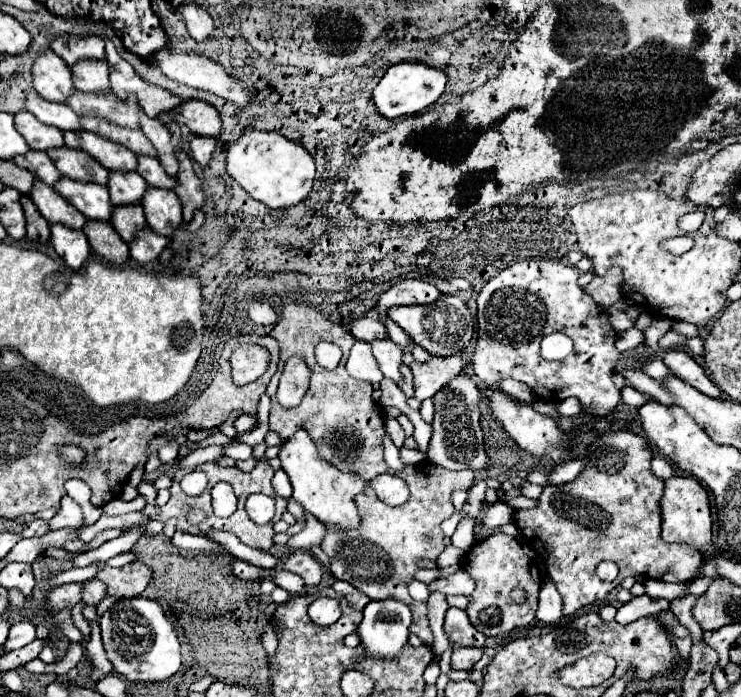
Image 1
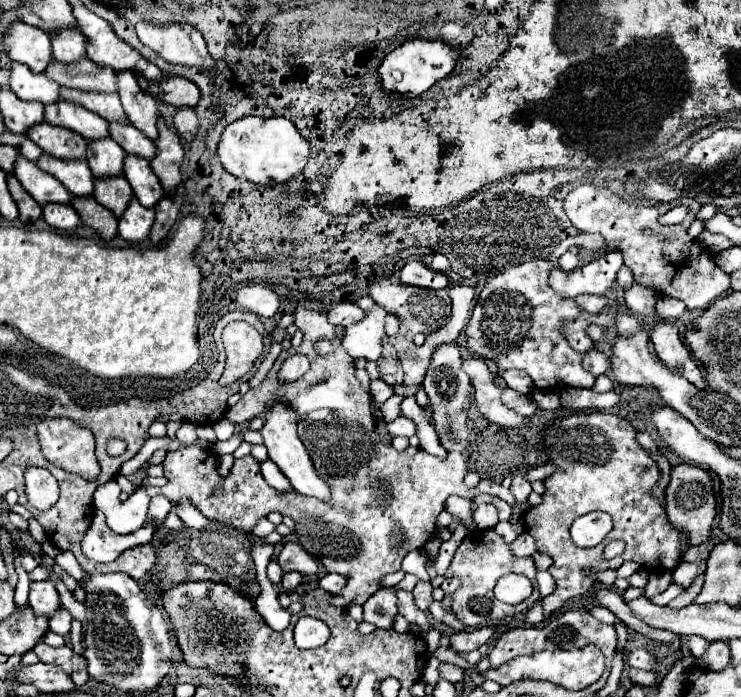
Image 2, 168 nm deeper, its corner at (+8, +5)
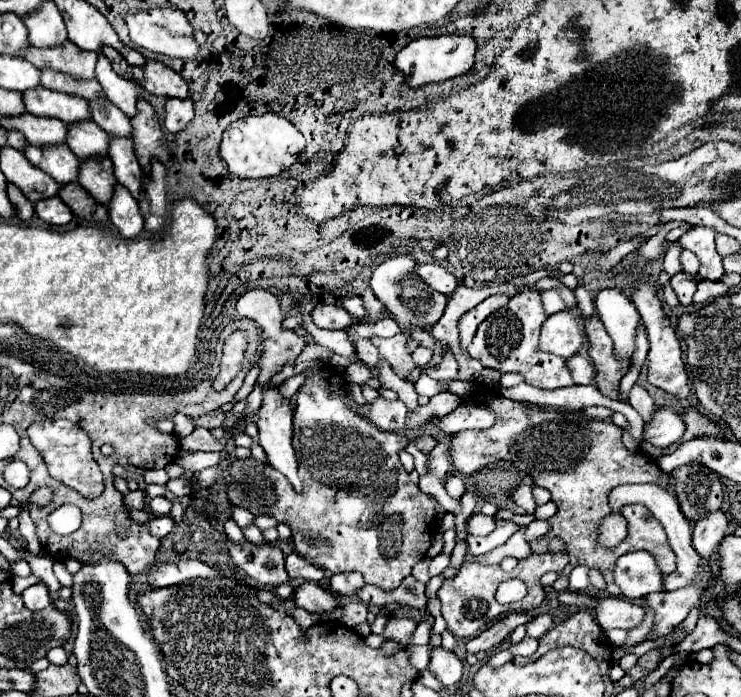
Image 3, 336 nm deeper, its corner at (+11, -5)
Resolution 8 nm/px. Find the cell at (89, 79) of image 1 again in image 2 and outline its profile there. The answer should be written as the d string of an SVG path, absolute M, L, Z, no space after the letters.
M63 30L63 34L49 34L53 58L59 62L75 62L85 56L85 38L79 30Z

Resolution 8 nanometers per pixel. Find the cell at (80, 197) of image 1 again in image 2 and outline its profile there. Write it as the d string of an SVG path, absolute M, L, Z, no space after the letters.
M41 154L37 166L55 176L73 196L93 194L93 174L87 162L59 162L59 158L47 158L47 154Z

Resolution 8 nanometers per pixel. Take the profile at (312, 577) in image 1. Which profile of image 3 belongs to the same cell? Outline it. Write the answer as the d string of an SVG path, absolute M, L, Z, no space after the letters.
M290 552L286 556L286 572L292 578L304 578L304 580L310 580L310 582L320 582L324 578L324 570L312 566L308 560L304 560L296 552Z

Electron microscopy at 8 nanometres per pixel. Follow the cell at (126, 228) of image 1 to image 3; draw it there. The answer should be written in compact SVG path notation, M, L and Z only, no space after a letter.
M104 160L104 164L80 164L80 186L96 202L108 206L116 184L112 160Z

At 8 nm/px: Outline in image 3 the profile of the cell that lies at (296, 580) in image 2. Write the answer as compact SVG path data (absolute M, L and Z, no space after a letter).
M304 582L300 586L294 588L294 596L292 596L292 602L298 606L298 608L304 608L308 612L330 612L332 608L336 608L336 600L334 596L324 590L322 586L314 584L314 582Z

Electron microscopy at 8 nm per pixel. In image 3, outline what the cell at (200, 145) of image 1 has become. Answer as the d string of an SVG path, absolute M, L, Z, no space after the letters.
M166 100L166 118L164 118L164 126L170 134L178 134L182 132L188 122L194 118L194 108L192 108L192 100Z

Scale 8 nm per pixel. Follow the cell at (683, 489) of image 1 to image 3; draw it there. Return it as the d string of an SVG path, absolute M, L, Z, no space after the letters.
M684 466L672 472L674 492L682 514L688 522L696 524L704 514L722 508L722 482L720 476L700 466Z

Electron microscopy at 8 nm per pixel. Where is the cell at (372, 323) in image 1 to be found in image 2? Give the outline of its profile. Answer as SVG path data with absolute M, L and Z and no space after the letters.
M339 302L327 312L329 322L333 322L335 326L345 326L345 328L359 322L363 316L365 316L365 312L353 302Z

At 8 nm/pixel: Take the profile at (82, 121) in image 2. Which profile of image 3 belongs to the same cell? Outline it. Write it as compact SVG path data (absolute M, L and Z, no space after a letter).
M36 88L36 92L24 94L24 104L30 114L42 118L58 118L64 124L78 124L92 118L90 106L78 96L60 96L60 92L48 92Z

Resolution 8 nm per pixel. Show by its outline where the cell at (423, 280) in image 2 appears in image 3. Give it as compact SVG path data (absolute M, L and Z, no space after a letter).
M422 264L422 266L416 268L416 274L432 290L436 290L440 294L446 294L446 296L450 296L456 290L456 286L458 286L456 276L450 270L446 270L444 266L440 266L440 264Z

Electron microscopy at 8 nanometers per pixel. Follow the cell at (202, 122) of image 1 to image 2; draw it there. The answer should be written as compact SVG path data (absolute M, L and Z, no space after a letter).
M141 74L137 76L139 84L153 96L157 96L159 100L163 102L169 102L173 104L175 108L181 108L181 106L189 106L189 108L195 108L197 102L199 102L199 88L189 82L187 78L179 78L179 76L165 76L159 84L157 82L151 82L147 78L143 78Z

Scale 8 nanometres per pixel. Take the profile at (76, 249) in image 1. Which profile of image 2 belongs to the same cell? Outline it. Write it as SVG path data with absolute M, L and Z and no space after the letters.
M55 202L43 206L43 218L49 226L61 230L73 230L79 224L79 214L73 210L73 206L57 206Z

